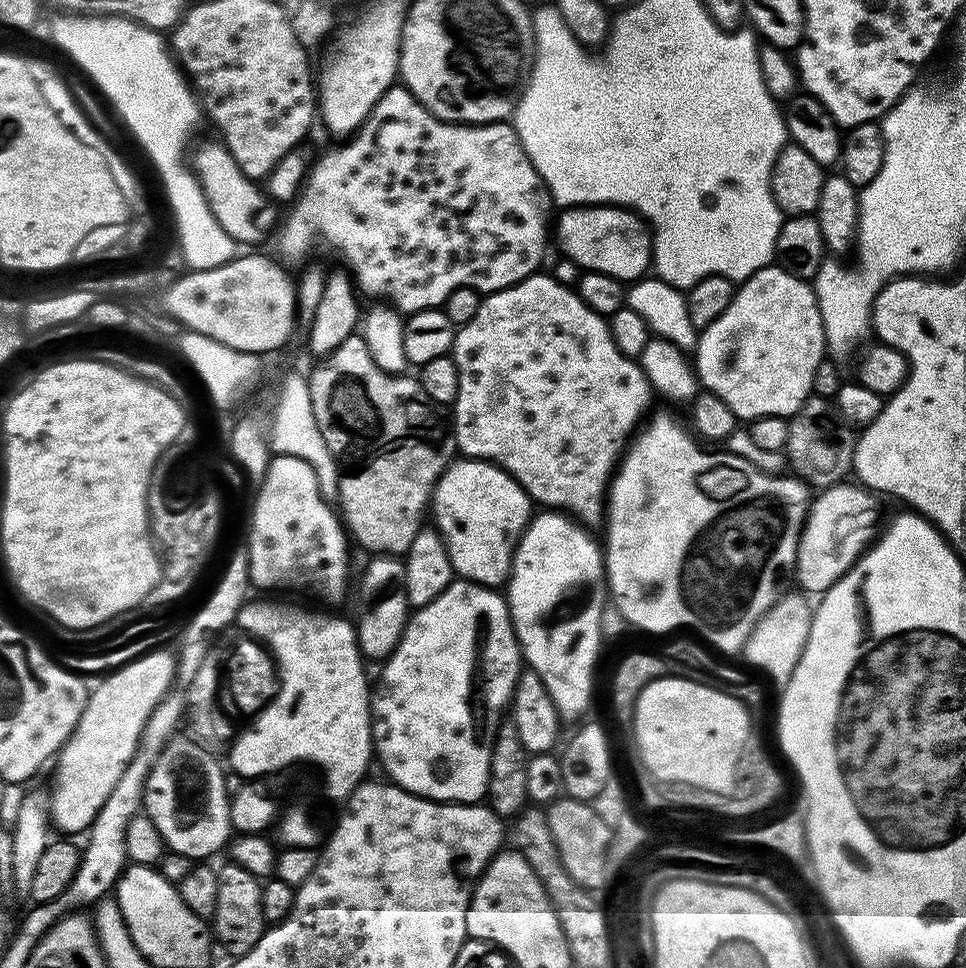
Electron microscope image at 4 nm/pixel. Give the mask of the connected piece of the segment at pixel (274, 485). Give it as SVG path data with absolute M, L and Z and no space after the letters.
M276 454L271 457L257 488L260 489L251 501L250 527L246 532L246 545L249 548L247 579L252 580L256 588L289 588L292 592L309 592L328 604L338 603L348 592L350 536L337 509L321 494L314 470L302 462L302 458Z

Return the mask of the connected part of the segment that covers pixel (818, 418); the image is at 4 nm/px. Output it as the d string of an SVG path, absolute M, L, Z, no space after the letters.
M813 394L788 420L784 453L787 467L809 486L834 485L849 479L856 442L853 429L838 419L831 399Z

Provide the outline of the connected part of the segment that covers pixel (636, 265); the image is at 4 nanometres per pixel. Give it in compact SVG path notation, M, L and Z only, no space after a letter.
M568 206L563 209L564 212L560 217L555 217L554 220L554 240L560 243L560 248L567 259L572 260L581 270L587 270L590 272L601 272L602 274L610 274L611 276L617 276L619 280L625 282L636 282L645 275L643 273L649 271L650 265L652 264L652 234L651 231L643 219L635 211L629 210L624 206Z

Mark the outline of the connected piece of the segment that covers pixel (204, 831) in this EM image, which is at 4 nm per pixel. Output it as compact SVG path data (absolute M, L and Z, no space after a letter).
M177 735L168 741L168 745L160 751L160 757L154 762L149 776L145 780L143 815L158 826L158 834L162 834L165 845L172 848L180 856L189 856L192 862L207 861L220 847L229 843L233 835L230 822L230 788L224 785L224 768L203 748L203 743L189 738L187 735Z

